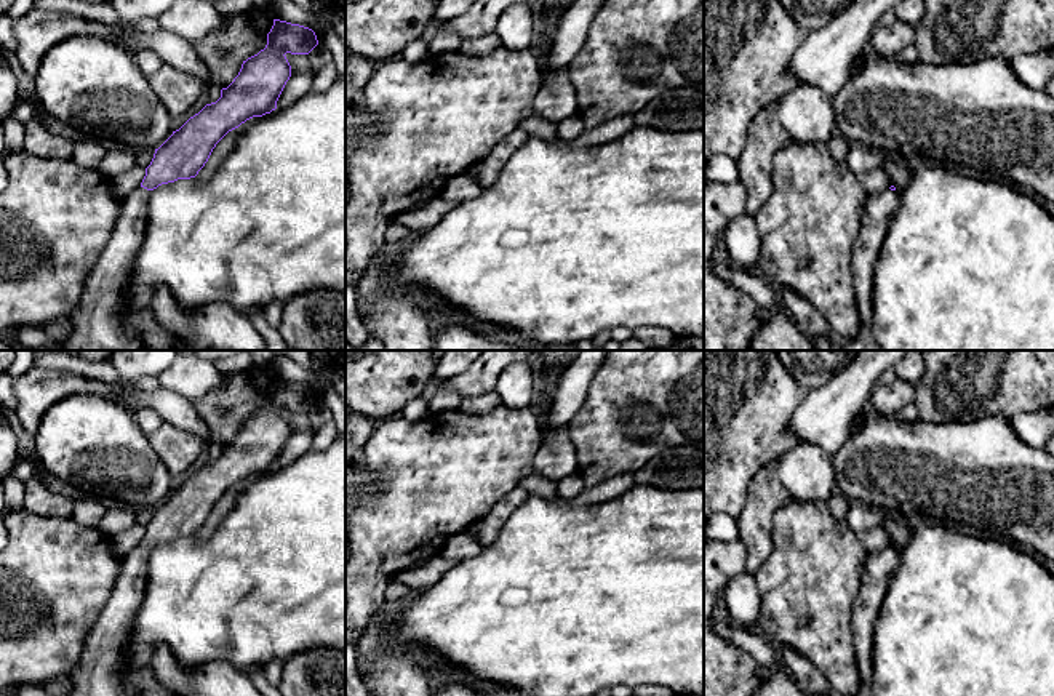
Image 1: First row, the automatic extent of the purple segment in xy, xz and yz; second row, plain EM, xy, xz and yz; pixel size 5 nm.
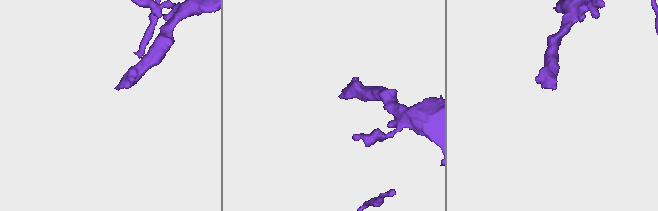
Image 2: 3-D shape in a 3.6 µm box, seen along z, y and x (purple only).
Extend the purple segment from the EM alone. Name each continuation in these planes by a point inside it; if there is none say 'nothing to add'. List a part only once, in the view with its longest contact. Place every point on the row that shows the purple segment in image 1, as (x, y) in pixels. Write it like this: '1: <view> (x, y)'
1: xy (98, 324)

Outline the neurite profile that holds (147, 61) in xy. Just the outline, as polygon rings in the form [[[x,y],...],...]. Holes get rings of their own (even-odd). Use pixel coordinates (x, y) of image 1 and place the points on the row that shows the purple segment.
[[[141,50],[136,54],[136,64],[141,69],[141,72],[149,78],[152,74],[155,74],[163,61],[160,56],[152,50]]]

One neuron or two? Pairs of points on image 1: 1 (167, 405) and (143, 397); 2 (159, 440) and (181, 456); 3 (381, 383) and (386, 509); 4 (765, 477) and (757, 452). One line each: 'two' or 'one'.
1: one
2: one
3: two
4: two

